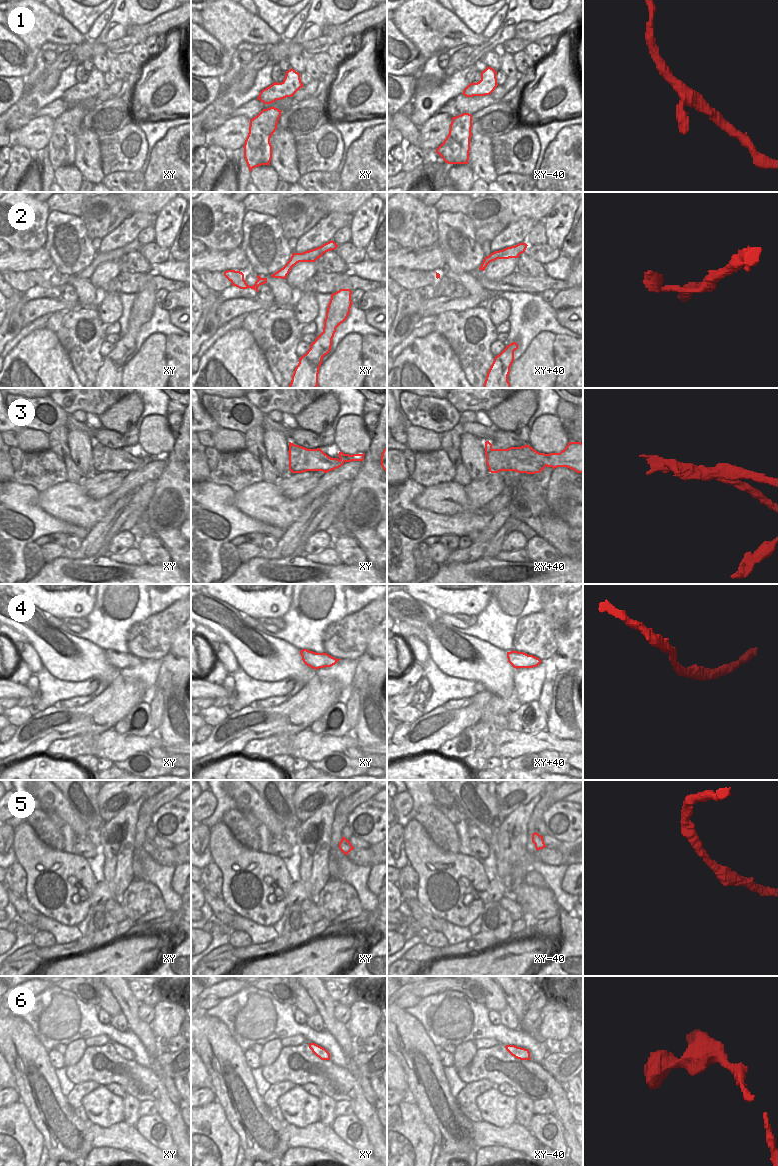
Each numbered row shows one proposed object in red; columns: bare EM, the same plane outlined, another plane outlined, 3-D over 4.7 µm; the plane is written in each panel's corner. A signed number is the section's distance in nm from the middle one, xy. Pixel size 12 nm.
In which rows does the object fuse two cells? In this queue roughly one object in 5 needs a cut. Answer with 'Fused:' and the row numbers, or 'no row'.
Fused: 3.

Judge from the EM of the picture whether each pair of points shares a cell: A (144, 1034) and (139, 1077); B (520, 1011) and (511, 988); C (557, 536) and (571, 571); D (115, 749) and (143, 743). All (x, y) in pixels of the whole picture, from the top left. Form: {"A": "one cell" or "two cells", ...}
{"A": "two cells", "B": "one cell", "C": "two cells", "D": "one cell"}

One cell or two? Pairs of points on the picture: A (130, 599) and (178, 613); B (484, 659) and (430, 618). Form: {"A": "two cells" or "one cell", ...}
{"A": "two cells", "B": "one cell"}

